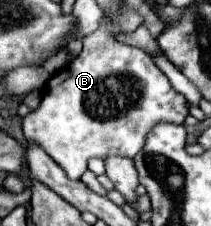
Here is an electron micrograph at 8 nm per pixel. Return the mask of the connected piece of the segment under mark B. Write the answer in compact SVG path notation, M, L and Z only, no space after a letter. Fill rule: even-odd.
M106 16L96 32L82 39L83 48L80 56L50 78L48 90L38 110L30 112L22 120L26 140L40 144L52 156L52 160L66 172L70 180L82 178L82 174L88 170L90 158L106 158L112 154L134 158L134 154L140 152L140 146L144 146L148 130L156 122L184 122L184 118L188 116L186 98L170 86L166 74L154 64L152 56L146 54L142 48L116 42L110 35L108 24L110 18ZM117 100L120 100L120 110L116 106L116 110L112 110L110 114L94 114L94 110L102 106L115 106Z

